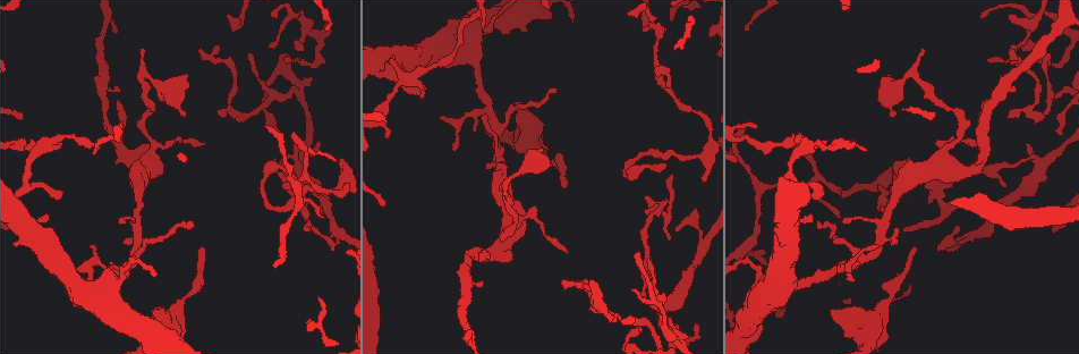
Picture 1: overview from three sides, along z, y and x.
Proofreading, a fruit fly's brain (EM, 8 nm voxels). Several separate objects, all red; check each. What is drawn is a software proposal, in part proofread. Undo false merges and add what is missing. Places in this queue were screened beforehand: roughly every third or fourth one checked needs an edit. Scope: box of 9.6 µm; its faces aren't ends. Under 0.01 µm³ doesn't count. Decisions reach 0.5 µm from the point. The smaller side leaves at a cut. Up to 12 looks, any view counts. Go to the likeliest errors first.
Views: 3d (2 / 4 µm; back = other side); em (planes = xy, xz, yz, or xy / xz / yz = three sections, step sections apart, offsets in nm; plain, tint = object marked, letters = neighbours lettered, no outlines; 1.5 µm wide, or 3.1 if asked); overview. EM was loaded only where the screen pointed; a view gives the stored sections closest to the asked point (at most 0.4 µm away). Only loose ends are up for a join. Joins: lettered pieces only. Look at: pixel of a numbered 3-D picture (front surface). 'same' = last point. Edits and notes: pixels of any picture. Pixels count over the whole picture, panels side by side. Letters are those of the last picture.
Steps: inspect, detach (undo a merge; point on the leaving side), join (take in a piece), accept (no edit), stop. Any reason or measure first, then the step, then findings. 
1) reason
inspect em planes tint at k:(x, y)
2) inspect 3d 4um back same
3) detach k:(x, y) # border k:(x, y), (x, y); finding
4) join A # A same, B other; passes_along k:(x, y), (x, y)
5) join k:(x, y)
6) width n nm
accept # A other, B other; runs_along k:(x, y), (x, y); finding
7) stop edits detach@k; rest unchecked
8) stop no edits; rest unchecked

branch stops here
inspect 3d 4um back at 1:(564, 187)

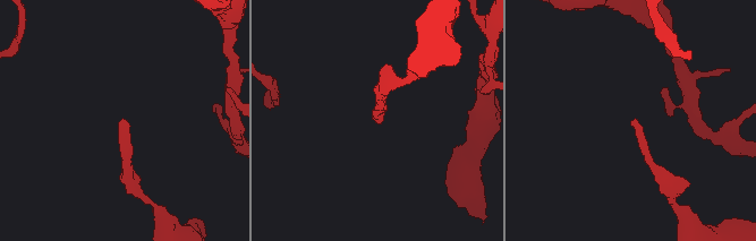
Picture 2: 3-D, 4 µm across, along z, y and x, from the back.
now the EM
inspect em planes tint at 2:(633, 121)

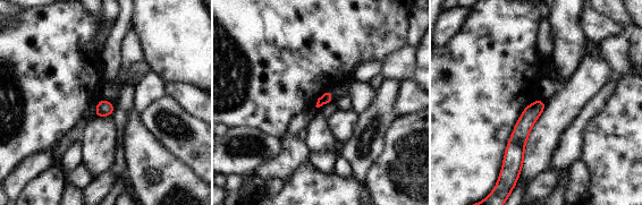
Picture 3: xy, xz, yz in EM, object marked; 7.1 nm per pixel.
inspect em planes letters same

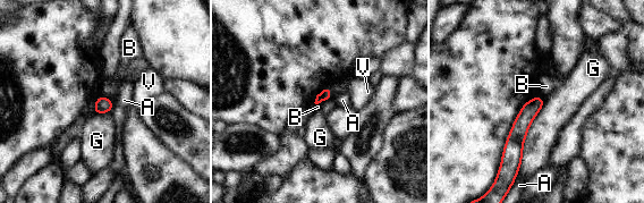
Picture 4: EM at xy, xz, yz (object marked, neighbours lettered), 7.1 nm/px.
accept # A other, B other, G other, V other; runs_along 4:(537, 99), (516, 136), (514, 163); none of them fits

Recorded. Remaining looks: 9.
thin end
inspect em xy step 4 tint at 1:(1023, 50)

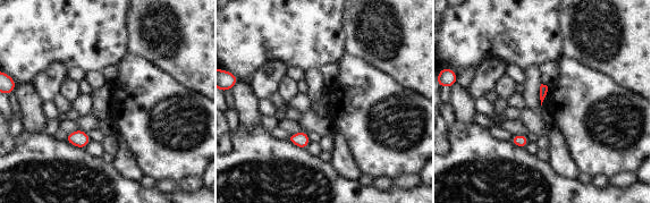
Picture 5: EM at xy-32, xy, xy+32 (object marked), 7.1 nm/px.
inspect em planes letters same

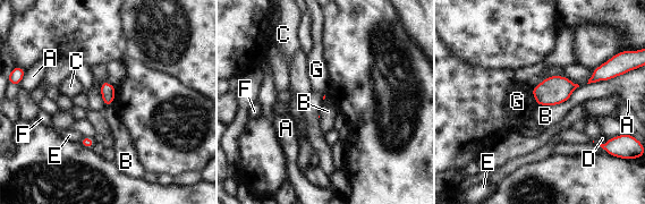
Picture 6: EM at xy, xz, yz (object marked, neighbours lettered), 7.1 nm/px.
accept # A other, B other, C other, D other, E other, F other, G other; border 6:(579, 86), (567, 100), (539, 107); none of them fits

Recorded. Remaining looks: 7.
inspect 3d 2um back at 1:(853, 305)

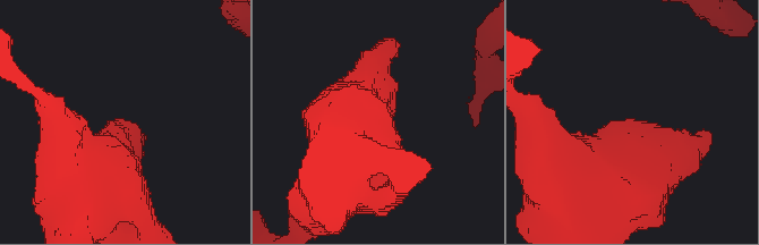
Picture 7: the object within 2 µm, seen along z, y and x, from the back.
need the tissue
inspect em planes plain at 7:(630, 123)

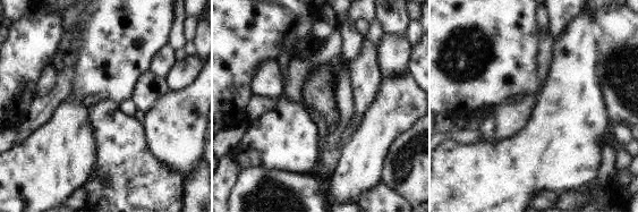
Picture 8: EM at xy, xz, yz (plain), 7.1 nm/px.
inspect em planes letters same

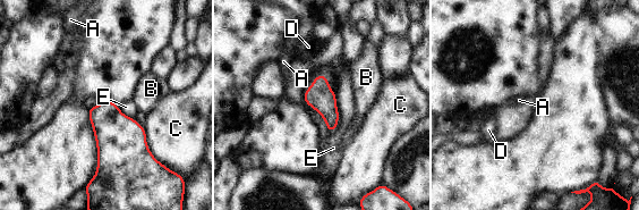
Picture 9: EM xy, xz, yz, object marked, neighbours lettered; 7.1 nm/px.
accept # A other, B other, C other, D other, E other; border 9:(334, 95), (338, 125), (329, 133); no lettered piece goes on from it

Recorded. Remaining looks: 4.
an open end
inspect em planes letters at 1:(866, 149)

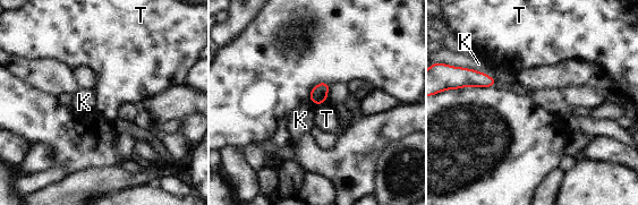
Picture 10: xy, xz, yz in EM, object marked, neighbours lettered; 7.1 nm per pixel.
width 130 nm
accept # K other, T other; border 10:(466, 67), (481, 70), (494, 78); none of them fits

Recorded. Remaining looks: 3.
an open end
inspect 3d 2um at 1:(200, 144)

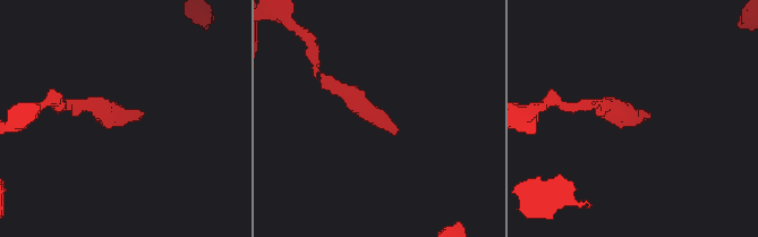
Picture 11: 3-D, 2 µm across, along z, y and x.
inspect em planes letters at 11:(392, 133)

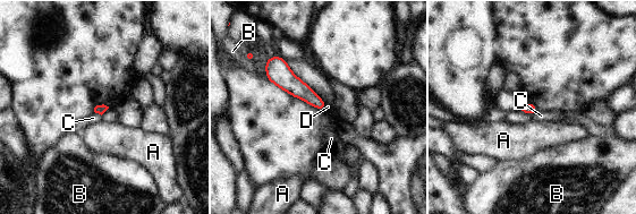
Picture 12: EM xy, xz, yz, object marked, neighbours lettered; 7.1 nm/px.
longest_contact D 90 nm
accept # A other, B other, C other, D other; none of them fits

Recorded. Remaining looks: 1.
stop no edits; rest unchecked

